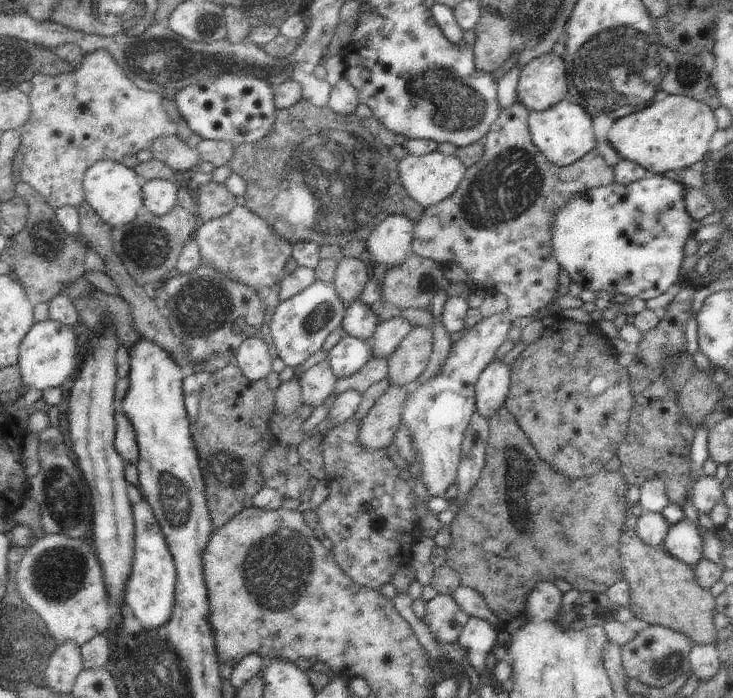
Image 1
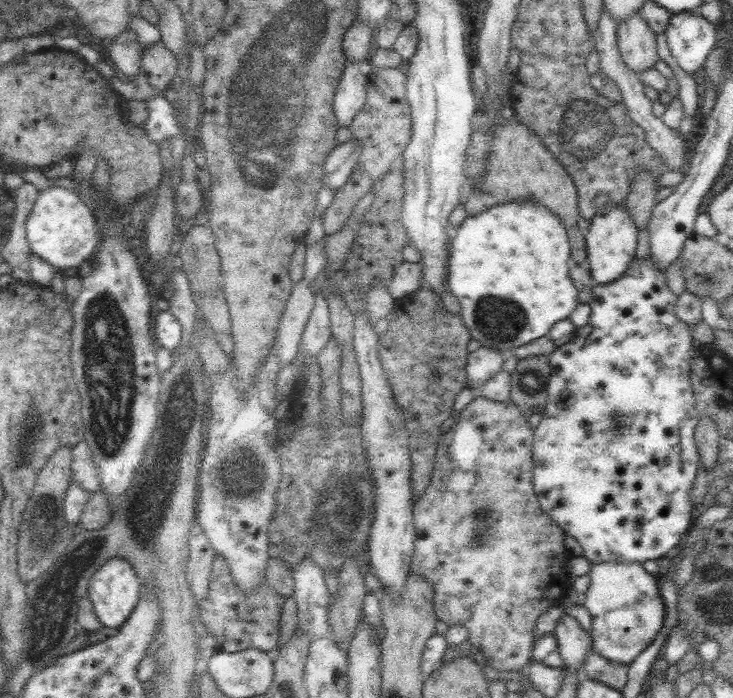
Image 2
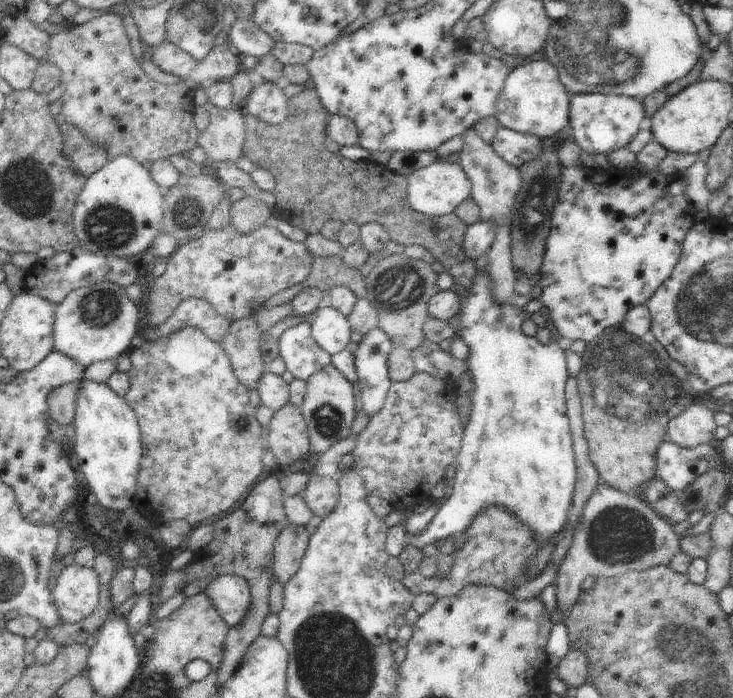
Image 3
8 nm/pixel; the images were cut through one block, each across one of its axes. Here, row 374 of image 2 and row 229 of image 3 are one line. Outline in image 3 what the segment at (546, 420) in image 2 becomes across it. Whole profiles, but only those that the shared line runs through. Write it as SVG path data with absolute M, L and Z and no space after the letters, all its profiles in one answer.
M584 165L562 166L559 191L557 192L555 207L550 215L550 234L545 244L545 255L539 270L540 280L538 281L538 285L542 289L539 300L544 306L544 312L554 324L554 331L559 332L564 338L570 338L573 341L582 339L589 343L596 336L602 334L603 330L608 326L620 327L628 310L636 305L643 305L647 300L650 300L650 297L658 290L662 282L671 275L672 269L680 258L685 236L696 222L692 208L693 204L686 198L686 185L687 176L683 173L667 175L660 171L652 171L647 175L642 173L635 180L632 176L628 176L628 178L614 178L609 182L596 184L596 182L590 180L590 169Z

